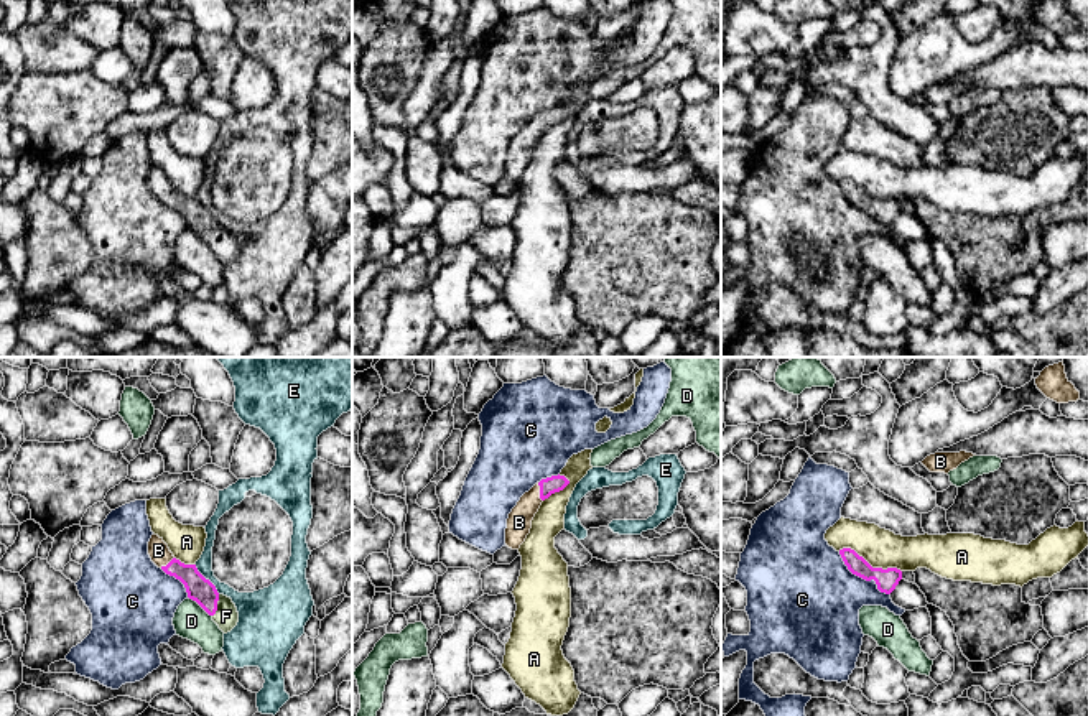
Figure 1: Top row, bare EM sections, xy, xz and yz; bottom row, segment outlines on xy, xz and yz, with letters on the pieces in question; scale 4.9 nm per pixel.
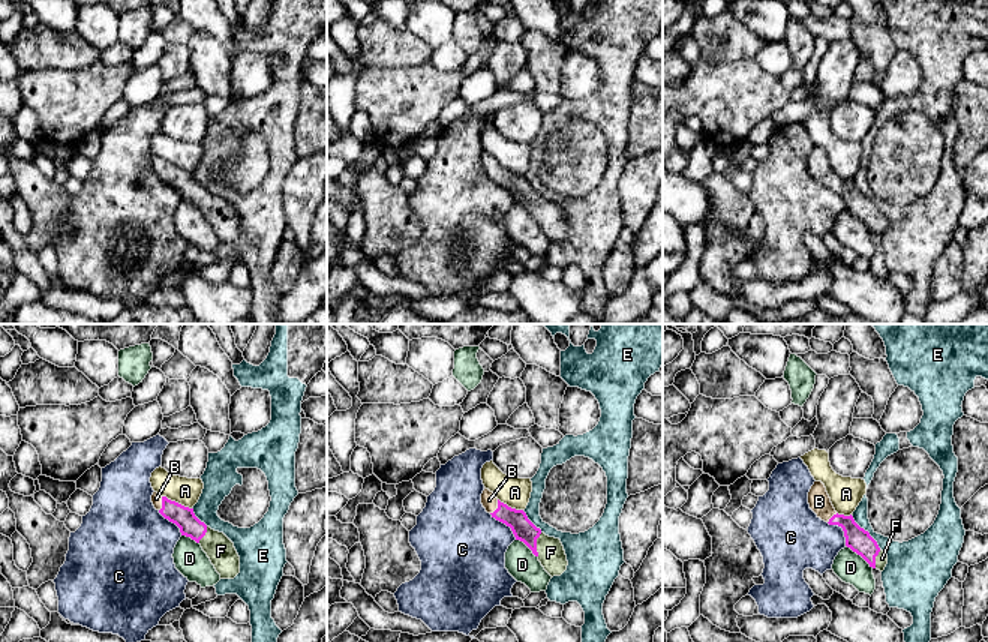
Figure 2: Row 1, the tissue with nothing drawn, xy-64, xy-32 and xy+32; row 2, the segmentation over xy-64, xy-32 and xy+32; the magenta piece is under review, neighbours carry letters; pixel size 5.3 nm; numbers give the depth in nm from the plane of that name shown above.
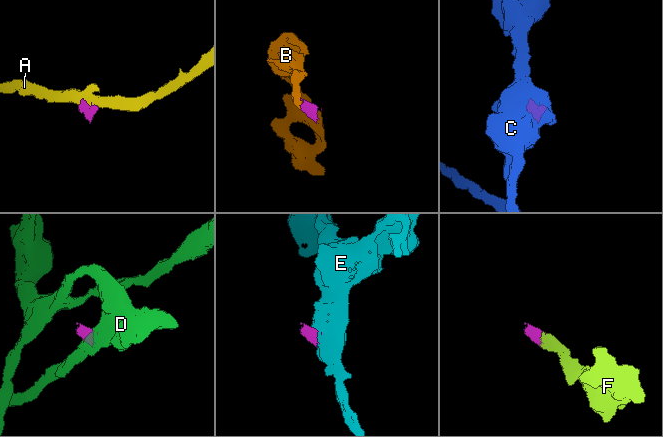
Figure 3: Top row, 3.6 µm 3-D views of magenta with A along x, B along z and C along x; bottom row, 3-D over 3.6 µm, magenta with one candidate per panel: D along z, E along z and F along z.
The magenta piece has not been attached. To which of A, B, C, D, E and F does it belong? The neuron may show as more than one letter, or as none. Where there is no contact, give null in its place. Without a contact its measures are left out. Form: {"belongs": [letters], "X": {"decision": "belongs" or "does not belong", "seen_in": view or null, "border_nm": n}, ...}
{"belongs": ["B", "F"], "A": {"decision": "does not belong", "seen_in": "yz", "border_nm": 320}, "B": {"decision": "belongs", "seen_in": "xz", "border_nm": 100}, "C": {"decision": "does not belong", "seen_in": "yz", "border_nm": 340}, "D": {"decision": "does not belong", "seen_in": "xy", "border_nm": 160}, "E": {"decision": "does not belong", "seen_in": "xy", "border_nm": 190}, "F": {"decision": "belongs", "seen_in": "xy", "border_nm": 120}}

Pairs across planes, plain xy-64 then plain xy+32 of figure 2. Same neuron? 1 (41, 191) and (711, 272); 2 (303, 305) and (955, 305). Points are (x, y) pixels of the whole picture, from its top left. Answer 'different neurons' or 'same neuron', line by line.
1: same neuron
2: same neuron

